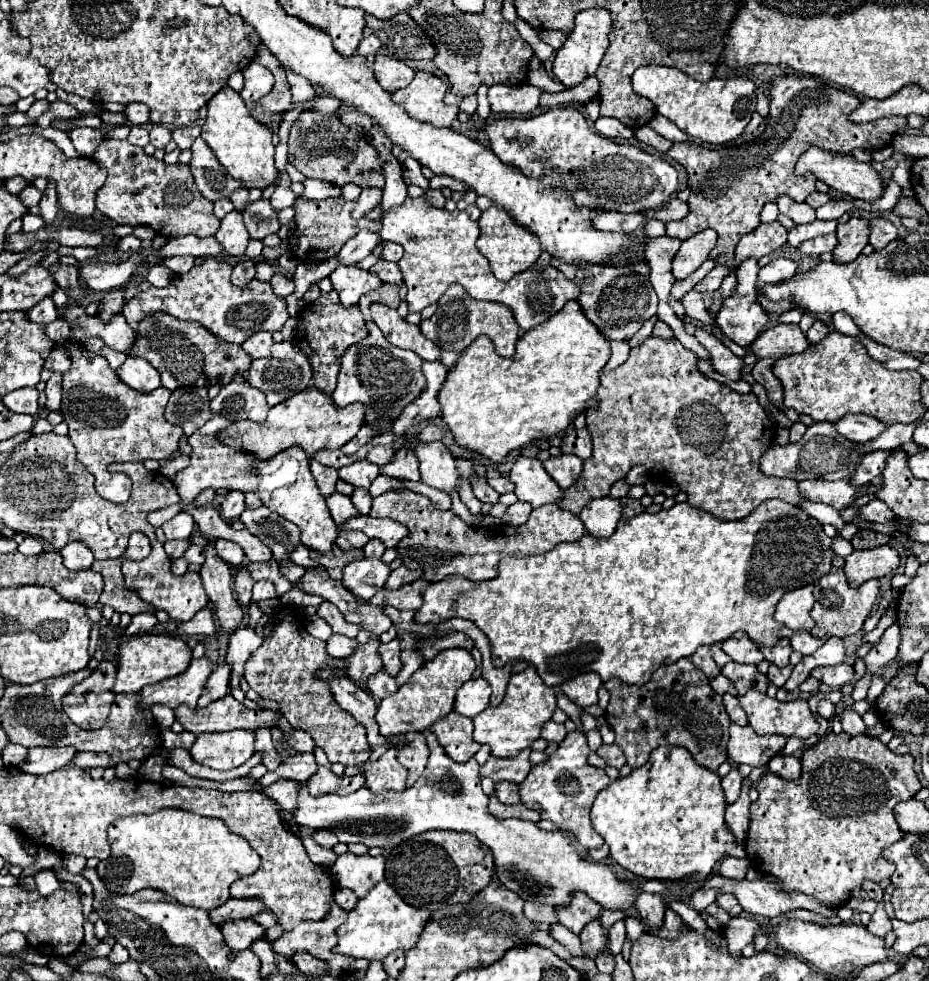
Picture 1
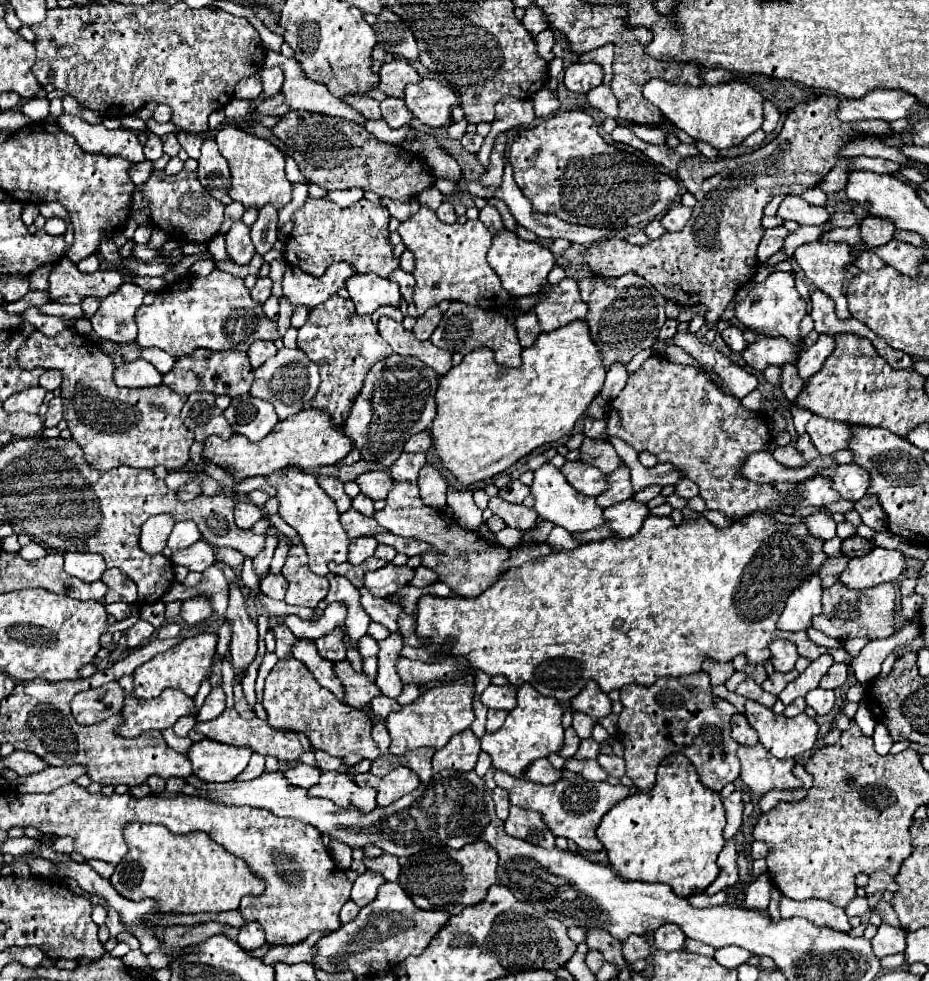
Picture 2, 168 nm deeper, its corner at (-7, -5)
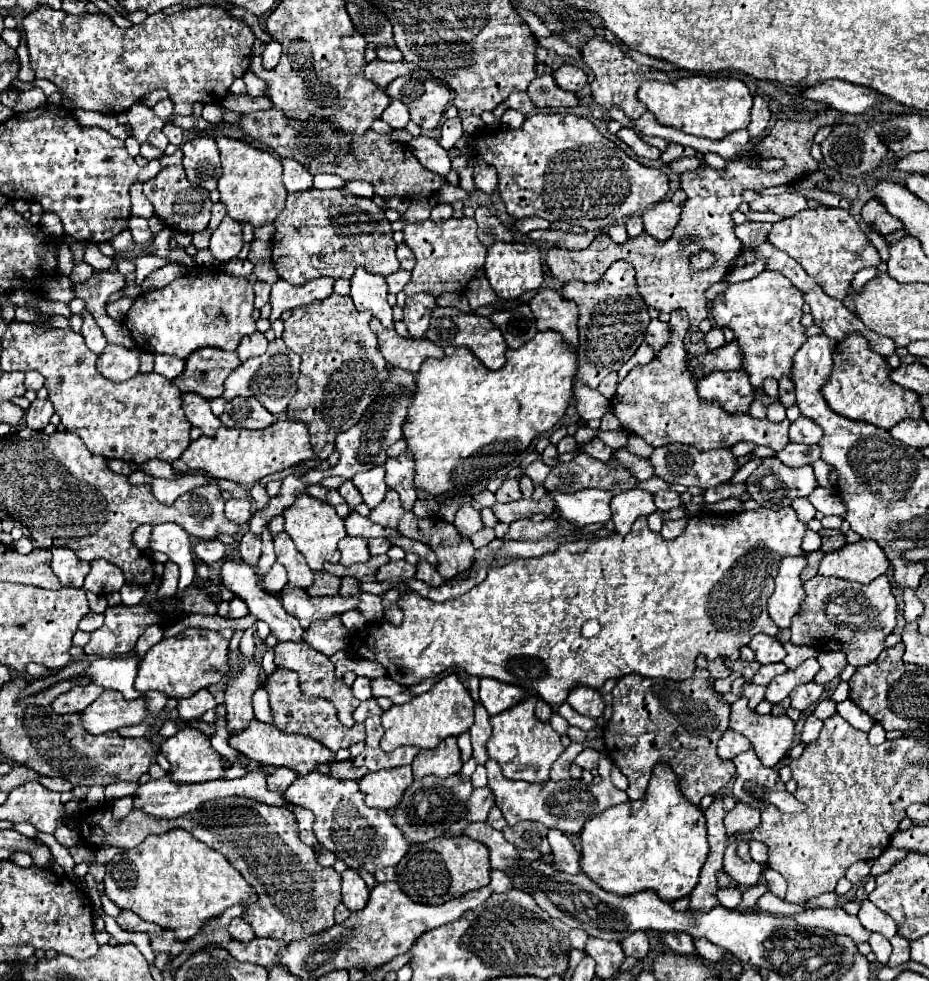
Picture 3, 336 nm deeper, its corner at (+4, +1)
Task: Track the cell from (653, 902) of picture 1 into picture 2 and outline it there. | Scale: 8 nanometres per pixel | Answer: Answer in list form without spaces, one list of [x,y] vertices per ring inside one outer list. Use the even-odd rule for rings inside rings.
[[[665,924],[655,932],[655,948],[659,950],[683,950],[685,934],[675,924]]]

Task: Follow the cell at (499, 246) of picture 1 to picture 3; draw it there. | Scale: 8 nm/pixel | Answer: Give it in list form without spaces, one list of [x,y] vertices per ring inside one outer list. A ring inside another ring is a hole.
[[[494,242],[486,254],[486,278],[492,290],[502,300],[516,300],[520,294],[528,290],[538,290],[544,282],[542,268],[542,252],[536,244],[520,244],[520,242]]]

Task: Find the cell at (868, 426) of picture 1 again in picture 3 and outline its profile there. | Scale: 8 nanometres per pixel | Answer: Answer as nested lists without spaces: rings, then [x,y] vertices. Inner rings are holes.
[[[800,416],[790,424],[790,442],[798,444],[818,444],[822,438],[822,428],[806,416]]]

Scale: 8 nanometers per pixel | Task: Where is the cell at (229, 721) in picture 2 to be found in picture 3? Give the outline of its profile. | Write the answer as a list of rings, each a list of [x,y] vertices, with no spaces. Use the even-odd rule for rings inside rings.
[[[252,720],[244,730],[230,734],[228,744],[234,746],[236,750],[240,750],[250,760],[262,762],[264,766],[286,766],[286,768],[296,770],[300,776],[312,772],[318,764],[328,764],[334,760],[334,754],[328,748],[320,746],[320,742],[312,740],[310,736],[284,734],[284,732],[276,730],[272,724],[266,724],[260,720]]]

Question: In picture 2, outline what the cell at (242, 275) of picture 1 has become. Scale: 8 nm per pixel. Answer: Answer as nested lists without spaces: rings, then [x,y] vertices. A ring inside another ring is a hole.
[[[257,278],[257,284],[255,284],[255,288],[251,290],[251,298],[255,298],[255,300],[261,302],[261,304],[265,304],[267,298],[271,296],[271,286],[273,286],[271,278]]]

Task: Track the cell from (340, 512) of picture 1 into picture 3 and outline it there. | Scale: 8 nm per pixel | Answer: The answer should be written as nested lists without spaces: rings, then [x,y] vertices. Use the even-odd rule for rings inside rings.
[[[352,510],[346,518],[346,532],[350,536],[362,536],[362,538],[378,538],[378,536],[396,536],[396,530],[392,528],[382,528],[378,524],[374,524],[370,518],[360,516],[356,510]]]

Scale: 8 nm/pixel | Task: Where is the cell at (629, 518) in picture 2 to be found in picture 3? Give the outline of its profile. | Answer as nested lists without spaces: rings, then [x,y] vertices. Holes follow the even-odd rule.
[[[636,488],[614,496],[610,508],[612,508],[612,522],[618,534],[628,534],[630,526],[638,516],[648,516],[656,510],[652,494]]]

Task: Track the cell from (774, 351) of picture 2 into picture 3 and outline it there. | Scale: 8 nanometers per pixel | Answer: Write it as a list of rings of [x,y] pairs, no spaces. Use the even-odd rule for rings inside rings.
[[[736,340],[724,344],[722,348],[718,350],[712,350],[704,356],[692,356],[692,360],[688,358],[688,366],[690,366],[690,372],[694,378],[698,378],[700,374],[706,374],[706,372],[712,372],[712,370],[740,370],[742,368],[742,350],[738,346]],[[696,364],[702,364],[702,368],[698,370]]]

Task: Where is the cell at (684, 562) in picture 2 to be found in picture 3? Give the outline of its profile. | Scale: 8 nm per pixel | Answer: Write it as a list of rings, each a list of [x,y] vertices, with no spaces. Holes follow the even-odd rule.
[[[786,506],[786,508],[776,510],[776,512],[764,508],[764,510],[750,510],[750,512],[738,512],[738,514],[728,514],[728,516],[692,516],[688,520],[686,530],[674,540],[666,540],[660,534],[652,532],[646,524],[646,516],[640,516],[632,524],[632,530],[626,536],[614,532],[614,534],[604,536],[604,538],[594,538],[594,540],[582,538],[582,540],[574,540],[574,542],[564,542],[558,546],[558,550],[542,554],[540,558],[518,558],[506,566],[490,568],[484,582],[480,582],[478,586],[474,586],[472,590],[468,590],[466,594],[462,594],[454,600],[434,602],[434,600],[428,600],[428,598],[418,596],[414,592],[406,592],[398,600],[398,604],[404,612],[402,624],[392,626],[384,617],[378,622],[370,623],[366,630],[352,636],[350,654],[354,658],[366,658],[366,660],[380,662],[386,668],[388,676],[394,678],[396,682],[400,682],[402,686],[412,686],[424,678],[432,678],[448,666],[462,666],[470,676],[480,676],[480,678],[490,676],[494,680],[520,686],[528,692],[536,690],[536,694],[552,706],[560,706],[566,700],[568,692],[576,684],[584,684],[584,686],[598,690],[608,678],[620,678],[626,674],[640,674],[640,676],[648,676],[648,678],[664,676],[664,678],[672,678],[672,680],[686,680],[692,676],[692,664],[694,664],[698,654],[708,656],[708,660],[716,660],[716,658],[738,660],[740,648],[748,646],[748,642],[752,640],[754,634],[762,632],[768,636],[776,636],[780,632],[780,628],[768,616],[766,602],[772,596],[774,578],[778,574],[782,558],[804,556],[804,550],[800,548],[804,534],[806,534],[806,524],[798,520],[792,506]]]

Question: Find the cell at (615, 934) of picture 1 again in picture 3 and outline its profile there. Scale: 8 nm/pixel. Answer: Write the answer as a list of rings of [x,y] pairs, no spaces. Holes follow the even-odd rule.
[[[636,932],[630,934],[628,938],[622,940],[622,950],[626,956],[634,956],[636,960],[642,960],[648,954],[648,938],[646,932]]]

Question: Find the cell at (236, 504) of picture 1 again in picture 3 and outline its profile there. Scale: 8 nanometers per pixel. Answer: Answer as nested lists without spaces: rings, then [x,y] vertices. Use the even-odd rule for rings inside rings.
[[[228,500],[226,502],[226,518],[236,522],[236,524],[244,524],[248,522],[252,516],[252,504],[250,500]]]

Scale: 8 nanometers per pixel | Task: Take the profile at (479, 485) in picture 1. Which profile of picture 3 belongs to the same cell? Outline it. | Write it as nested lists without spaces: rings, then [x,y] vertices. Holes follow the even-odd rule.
[[[518,500],[518,502],[510,502],[510,504],[500,504],[496,502],[492,508],[490,508],[496,518],[500,522],[514,522],[514,520],[520,520],[520,518],[530,518],[532,514],[540,512],[540,506],[534,502],[534,500]]]

